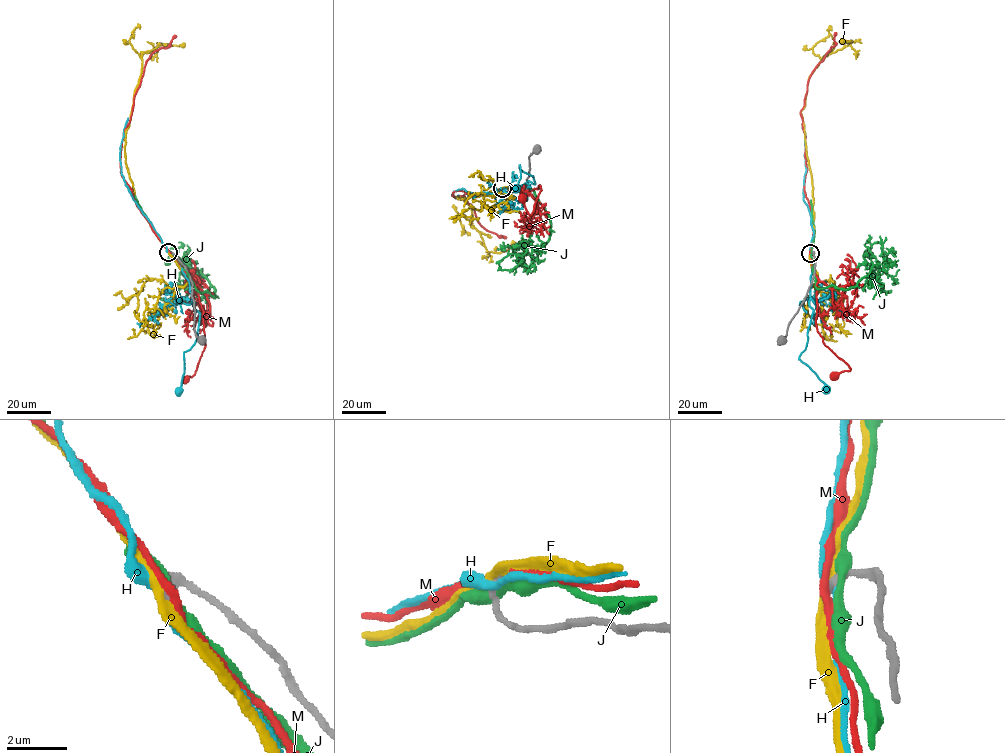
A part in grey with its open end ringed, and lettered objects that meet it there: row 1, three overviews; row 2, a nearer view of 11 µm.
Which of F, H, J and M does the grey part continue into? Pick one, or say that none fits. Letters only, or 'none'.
F

